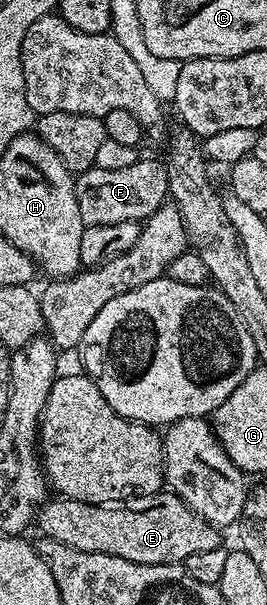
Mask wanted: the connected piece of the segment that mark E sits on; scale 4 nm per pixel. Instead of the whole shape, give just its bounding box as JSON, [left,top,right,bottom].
[37,489,221,565]

